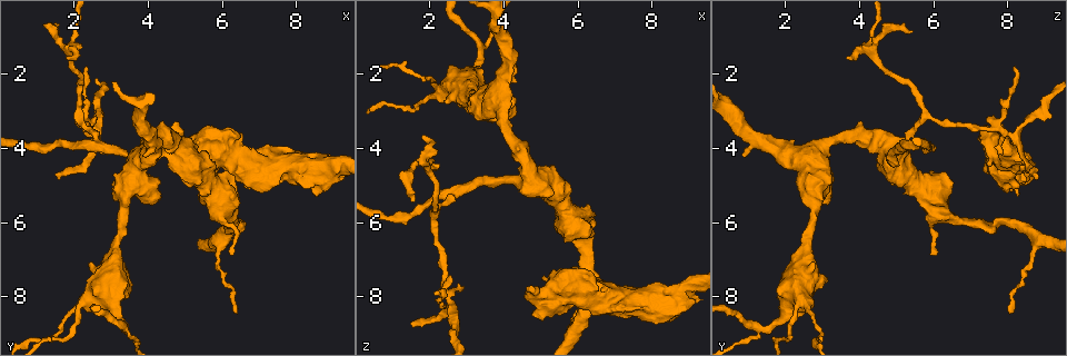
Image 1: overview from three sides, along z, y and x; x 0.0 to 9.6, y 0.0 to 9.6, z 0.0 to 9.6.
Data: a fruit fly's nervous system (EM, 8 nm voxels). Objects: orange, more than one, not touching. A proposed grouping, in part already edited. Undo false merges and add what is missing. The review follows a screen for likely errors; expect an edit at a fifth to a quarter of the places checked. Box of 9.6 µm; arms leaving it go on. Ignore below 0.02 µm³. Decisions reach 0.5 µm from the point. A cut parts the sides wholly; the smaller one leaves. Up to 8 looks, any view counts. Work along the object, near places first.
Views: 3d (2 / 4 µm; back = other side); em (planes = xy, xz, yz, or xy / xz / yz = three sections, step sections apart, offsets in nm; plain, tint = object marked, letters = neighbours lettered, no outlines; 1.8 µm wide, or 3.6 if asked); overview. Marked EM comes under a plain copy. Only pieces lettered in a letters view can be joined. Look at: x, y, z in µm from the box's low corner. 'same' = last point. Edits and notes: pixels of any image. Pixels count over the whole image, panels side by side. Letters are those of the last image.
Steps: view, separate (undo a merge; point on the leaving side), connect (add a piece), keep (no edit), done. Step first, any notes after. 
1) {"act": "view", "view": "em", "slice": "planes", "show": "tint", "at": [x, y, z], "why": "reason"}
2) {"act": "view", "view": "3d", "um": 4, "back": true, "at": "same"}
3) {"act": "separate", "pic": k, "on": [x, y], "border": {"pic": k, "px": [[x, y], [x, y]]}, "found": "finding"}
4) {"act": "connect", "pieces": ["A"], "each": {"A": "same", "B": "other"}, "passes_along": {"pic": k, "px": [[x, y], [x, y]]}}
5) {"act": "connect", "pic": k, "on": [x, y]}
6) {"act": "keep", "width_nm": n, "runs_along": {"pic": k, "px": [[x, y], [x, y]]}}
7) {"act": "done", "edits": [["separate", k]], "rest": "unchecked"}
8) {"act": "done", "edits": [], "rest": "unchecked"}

{"act": "view", "view": "em", "um": 3.6, "slice": "planes", "show": "tint", "at": [9.05, 4.45, 7.70], "why": "calibre changes"}

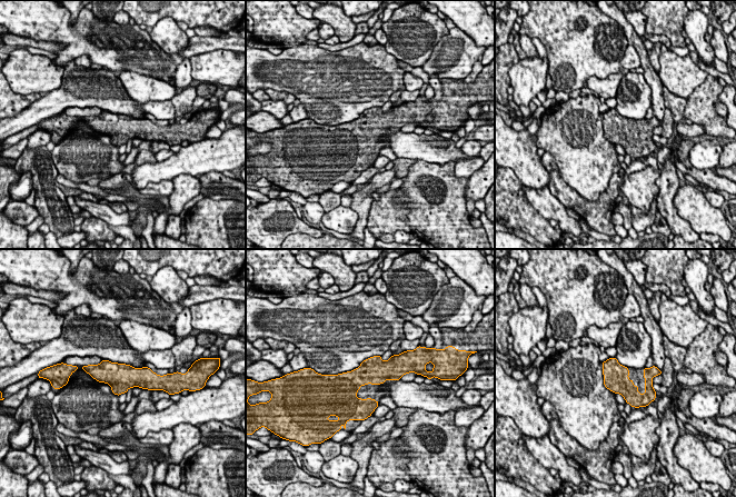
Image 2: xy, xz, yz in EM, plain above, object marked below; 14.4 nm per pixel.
{"act": "view", "view": "em", "um": 3.6, "slice": "planes", "show": "letters", "at": "same"}

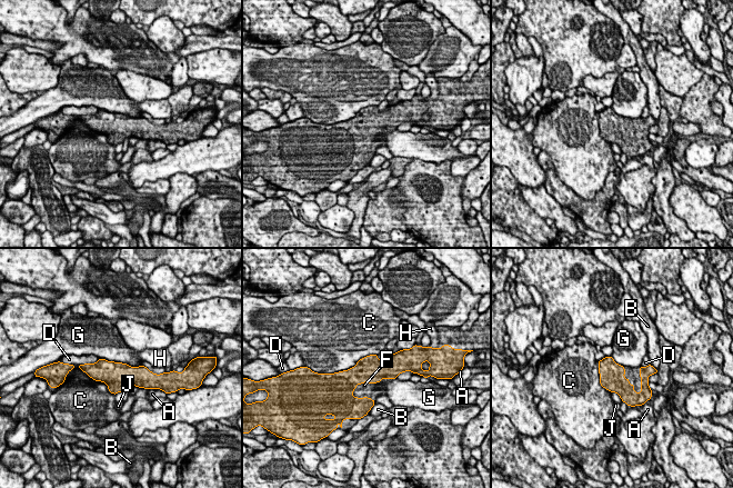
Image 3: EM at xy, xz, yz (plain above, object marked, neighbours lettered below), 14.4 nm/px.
{"act": "connect", "pieces": ["F"], "longest_contact_nm": ["C", 750], "each": {"A": "other", "B": "other", "C": "other", "D": "other", "F": "same", "G": "other", "H": "other", "J": "other"}, "passes_along": {"pic": 3, "px": [[612, 378], [629, 381], [632, 374]]}, "found": "the neuron continues"}

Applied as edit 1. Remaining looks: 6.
{"act": "view", "view": "overview", "why": "redraw"}

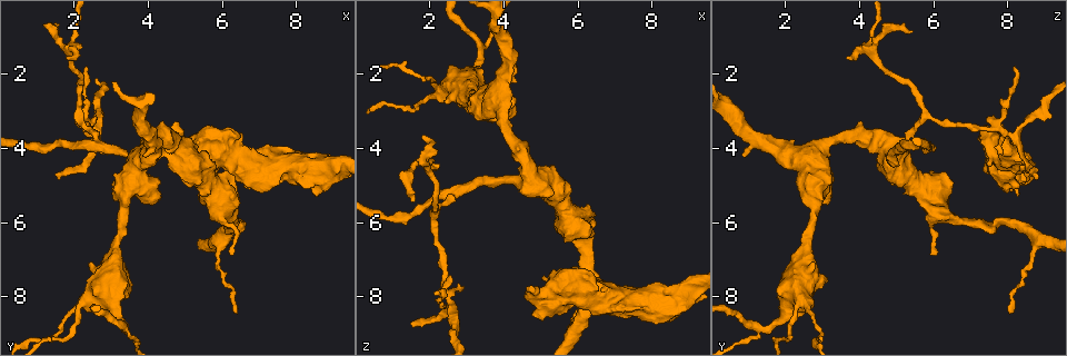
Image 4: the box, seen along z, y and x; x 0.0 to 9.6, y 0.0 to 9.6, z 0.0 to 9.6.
{"act": "view", "view": "em", "slice": "xz", "step": 8, "show": "tint", "at": [2.60, 3.85, 5.30], "why": "three arms meet"}

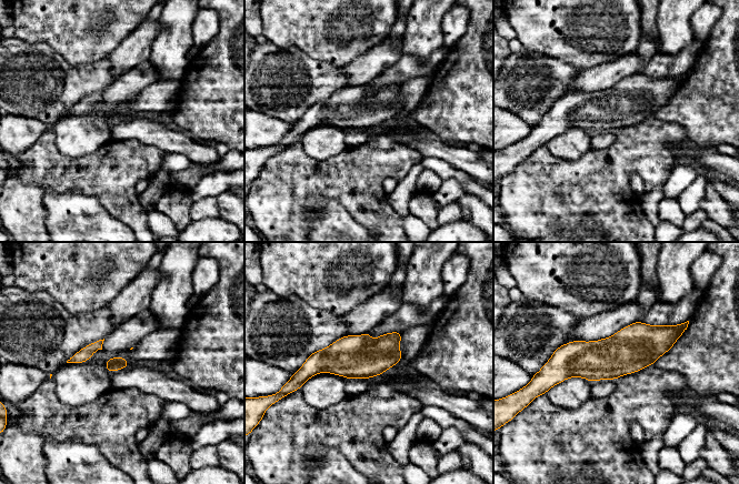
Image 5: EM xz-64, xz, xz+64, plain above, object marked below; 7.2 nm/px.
{"act": "view", "view": "em", "slice": "planes", "show": "letters", "at": "same"}

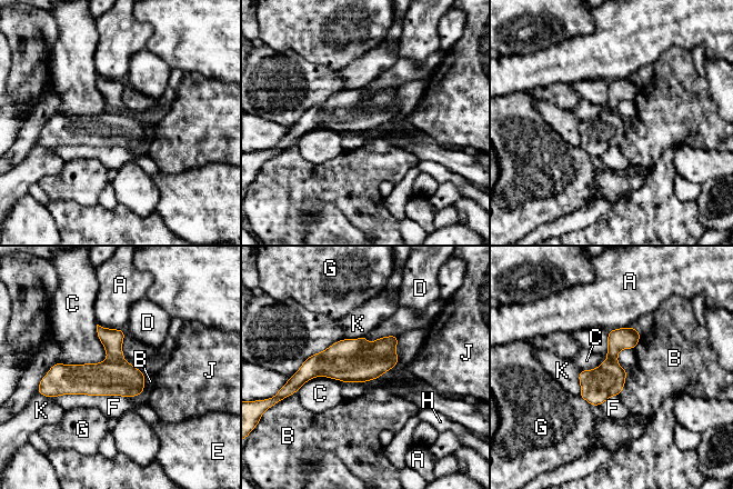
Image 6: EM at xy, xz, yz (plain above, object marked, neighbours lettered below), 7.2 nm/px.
{"act": "separate", "pic": 6, "on": [112, 339], "longest_contact_nm": ["F", 550], "each": {"A": "other", "B": "other", "C": "other", "D": "other", "E": "other", "F": "other", "G": "other", "H": "other", "J": "other", "K": "other"}, "found": "two neurons meet here"}

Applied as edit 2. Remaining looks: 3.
{"act": "done", "edits": [["connect", 3], ["separate", 6]], "rest": "unchecked"}

